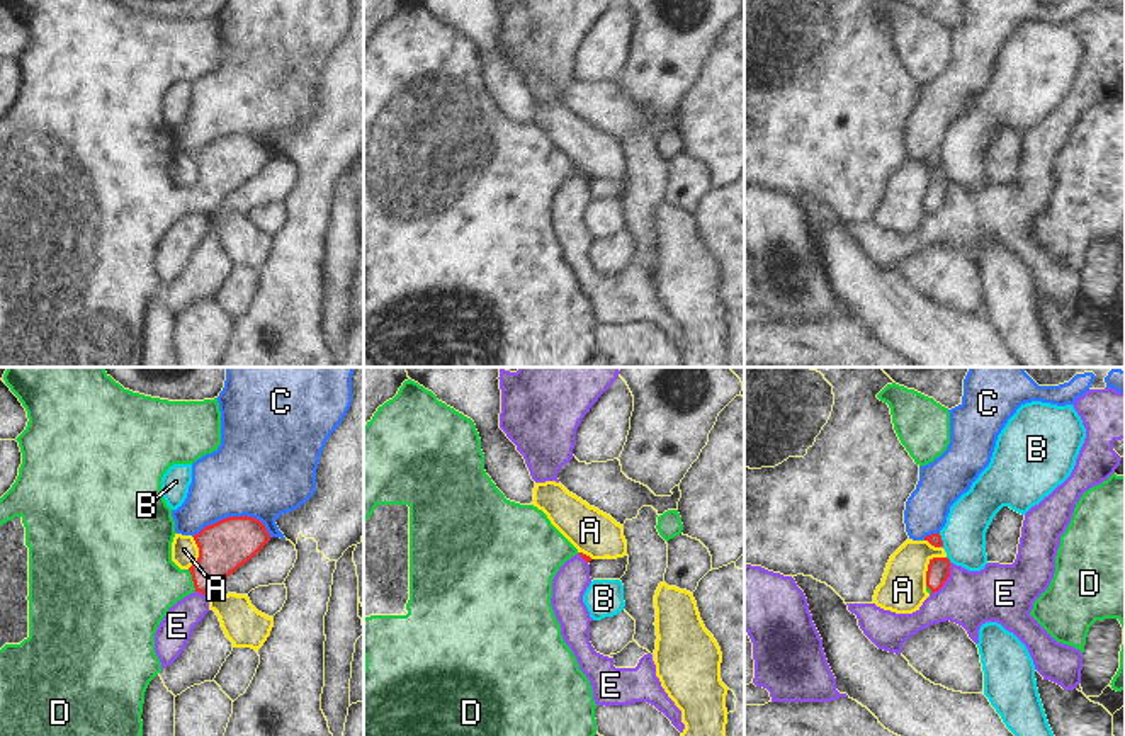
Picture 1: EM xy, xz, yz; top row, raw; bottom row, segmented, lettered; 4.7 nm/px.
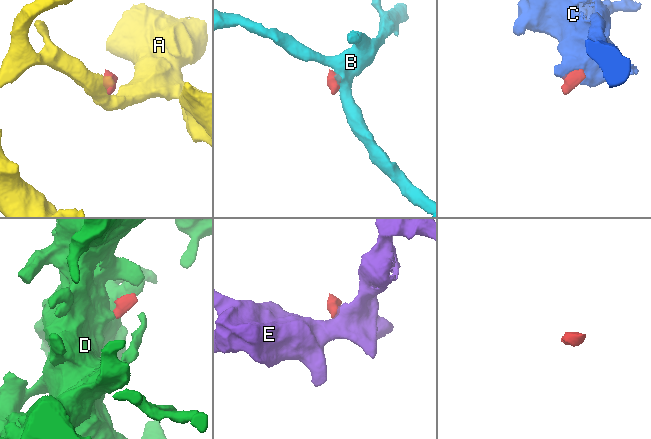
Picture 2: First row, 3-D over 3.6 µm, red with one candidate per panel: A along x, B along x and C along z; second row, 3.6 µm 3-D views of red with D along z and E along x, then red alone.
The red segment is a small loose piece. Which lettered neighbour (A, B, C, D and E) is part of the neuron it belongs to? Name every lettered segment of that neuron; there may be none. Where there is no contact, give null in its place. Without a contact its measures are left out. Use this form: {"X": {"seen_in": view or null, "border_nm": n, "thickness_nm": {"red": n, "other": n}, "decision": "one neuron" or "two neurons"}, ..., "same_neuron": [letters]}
{"A": {"seen_in": "yz", "border_nm": 170, "thickness_nm": {"red": 110, "other": 220}, "decision": "two neurons"}, "B": {"seen_in": "yz", "border_nm": 80, "thickness_nm": {"red": 60, "other": 200}, "decision": "two neurons"}, "C": {"seen_in": "xy", "border_nm": 380, "thickness_nm": {"red": 240, "other": 440}, "decision": "two neurons"}, "D": {"seen_in": "xy", "border_nm": 110, "thickness_nm": {"red": 240, "other": 360}, "decision": "one neuron"}, "E": {"seen_in": "yz", "border_nm": 180, "thickness_nm": {"red": 110, "other": 280}, "decision": "two neurons"}, "same_neuron": ["D"]}

